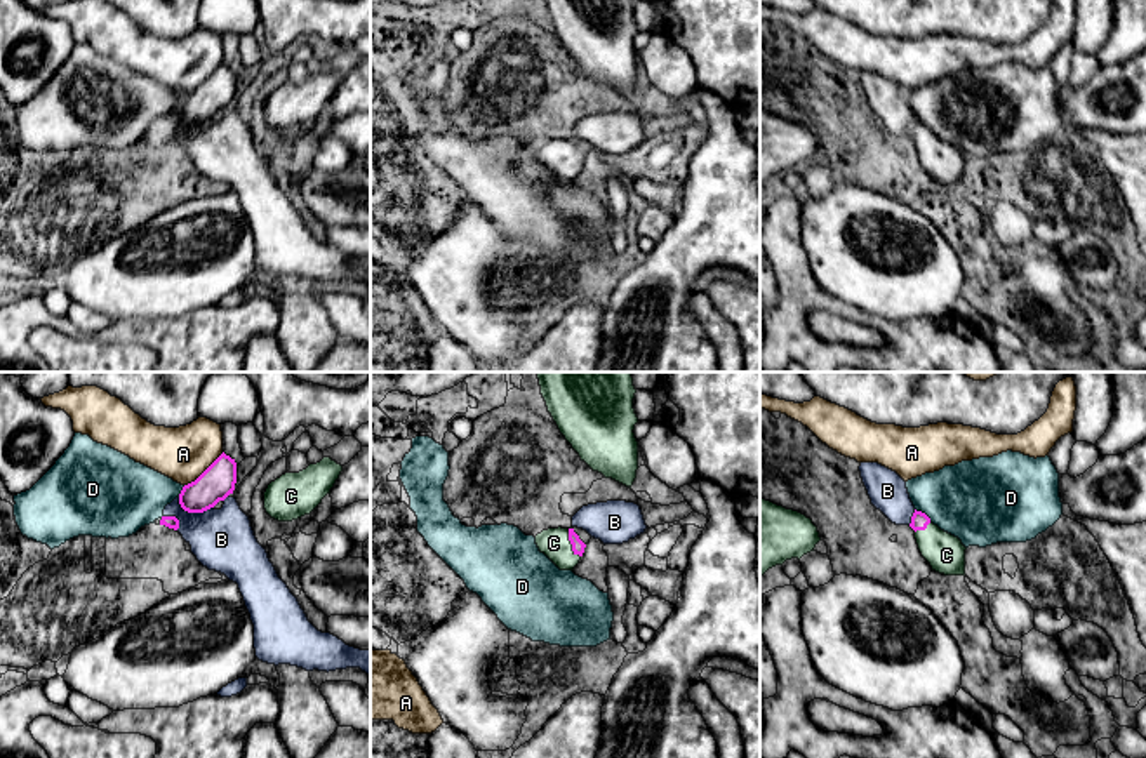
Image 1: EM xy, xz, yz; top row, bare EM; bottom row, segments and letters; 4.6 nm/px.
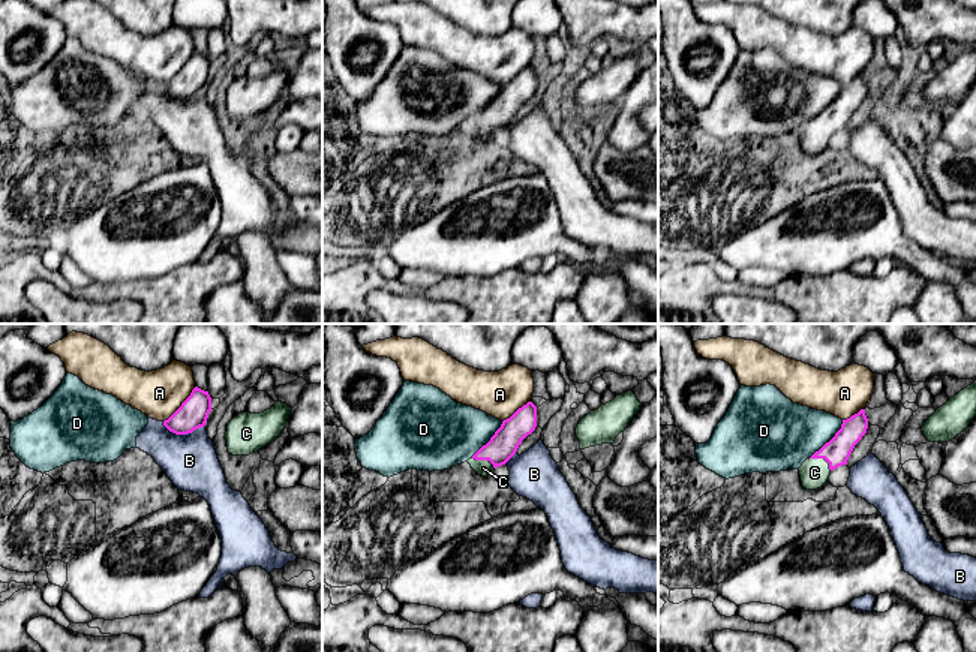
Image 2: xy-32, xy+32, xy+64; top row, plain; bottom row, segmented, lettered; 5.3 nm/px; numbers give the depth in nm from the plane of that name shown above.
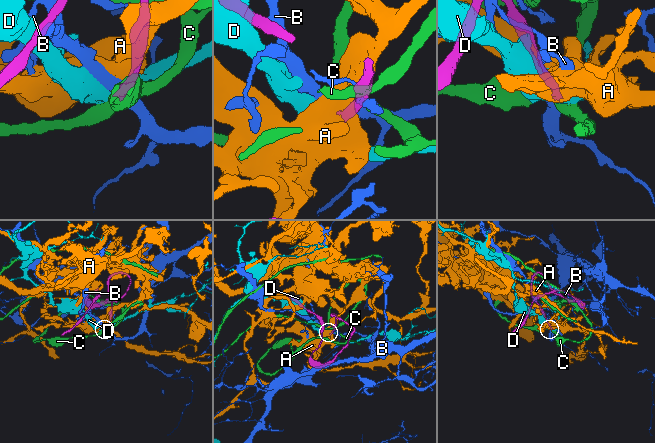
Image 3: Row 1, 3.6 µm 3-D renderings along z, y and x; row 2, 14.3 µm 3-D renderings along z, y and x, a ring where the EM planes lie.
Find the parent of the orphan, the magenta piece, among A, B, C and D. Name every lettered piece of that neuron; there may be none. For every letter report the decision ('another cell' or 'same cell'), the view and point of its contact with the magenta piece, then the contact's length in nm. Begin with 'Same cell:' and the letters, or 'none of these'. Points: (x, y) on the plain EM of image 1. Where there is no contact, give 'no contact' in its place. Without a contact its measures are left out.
Same cell: C
A: another cell; meets magenta in xy at (206, 80); contact 240 nm long
B: another cell; meets magenta in xy at (193, 122); contact 180 nm long
C: same cell; meets magenta in xz at (571, 153); contact 150 nm long
D: another cell; meets magenta in yz at (924, 124); contact 100 nm long

